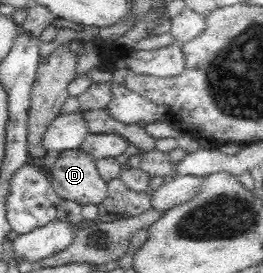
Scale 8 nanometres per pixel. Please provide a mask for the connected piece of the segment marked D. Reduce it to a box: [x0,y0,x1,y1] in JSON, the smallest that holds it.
[49,148,108,207]

